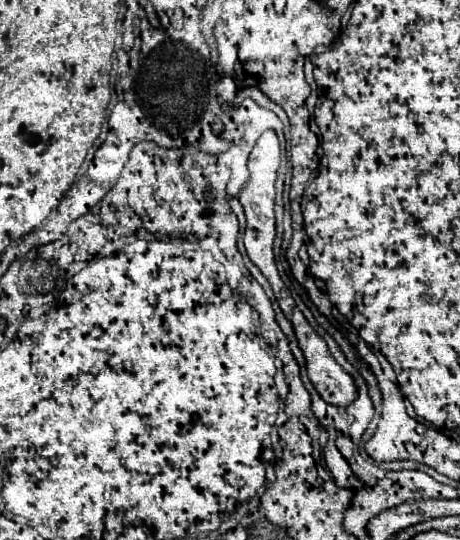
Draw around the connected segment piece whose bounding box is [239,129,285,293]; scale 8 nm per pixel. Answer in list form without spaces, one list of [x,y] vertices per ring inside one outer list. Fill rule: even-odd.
[[[265,131],[259,141],[255,143],[251,155],[249,155],[249,171],[251,171],[251,179],[249,183],[243,187],[243,191],[239,193],[239,203],[245,209],[245,217],[247,217],[247,227],[245,227],[245,251],[249,255],[249,259],[261,269],[261,273],[269,279],[269,283],[273,285],[275,293],[279,293],[285,283],[279,277],[279,271],[275,267],[275,259],[273,259],[273,241],[275,241],[275,179],[277,179],[277,169],[281,165],[281,147],[279,147],[279,137],[275,135],[275,131]]]

